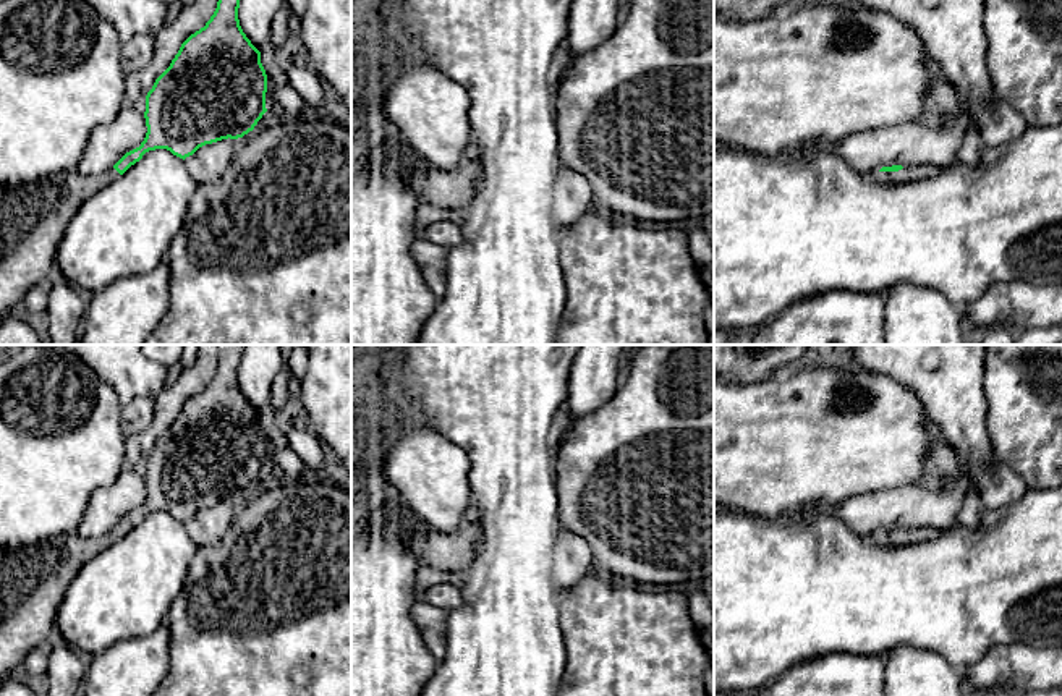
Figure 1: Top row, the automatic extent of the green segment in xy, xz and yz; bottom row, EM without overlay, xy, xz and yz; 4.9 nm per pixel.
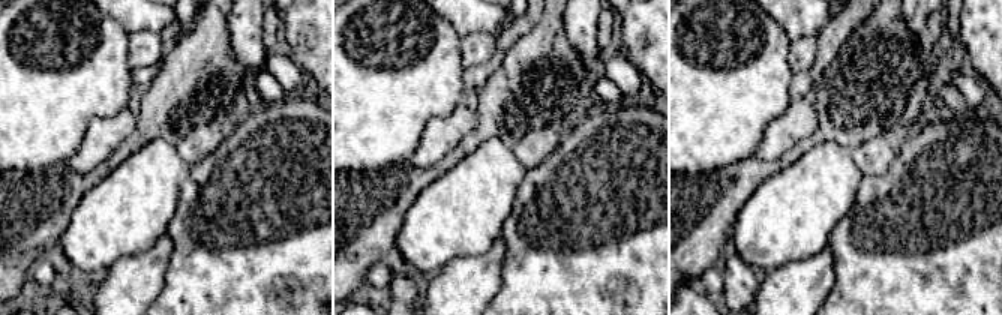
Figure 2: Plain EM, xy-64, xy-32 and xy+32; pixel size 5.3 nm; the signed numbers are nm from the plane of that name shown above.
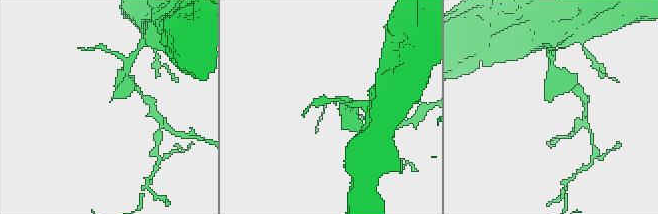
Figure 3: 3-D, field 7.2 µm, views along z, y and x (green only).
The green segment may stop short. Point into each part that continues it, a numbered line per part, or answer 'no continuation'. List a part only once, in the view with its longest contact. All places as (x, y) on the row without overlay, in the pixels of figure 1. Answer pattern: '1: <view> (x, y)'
1: yz (907, 536)

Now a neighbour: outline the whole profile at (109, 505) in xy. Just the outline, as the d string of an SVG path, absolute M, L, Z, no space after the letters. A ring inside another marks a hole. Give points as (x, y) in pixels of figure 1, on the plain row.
M128 465L112 486L92 492L76 534L86 539L105 536L126 515L139 510L146 495L144 477Z

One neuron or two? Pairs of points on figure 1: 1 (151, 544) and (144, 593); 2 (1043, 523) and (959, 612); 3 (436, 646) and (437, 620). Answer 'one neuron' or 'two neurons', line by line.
1: one neuron
2: one neuron
3: one neuron

